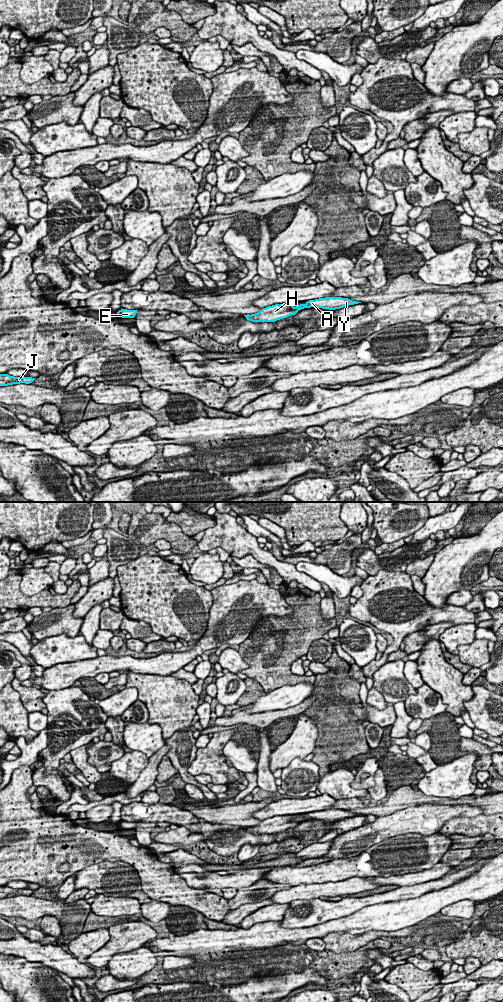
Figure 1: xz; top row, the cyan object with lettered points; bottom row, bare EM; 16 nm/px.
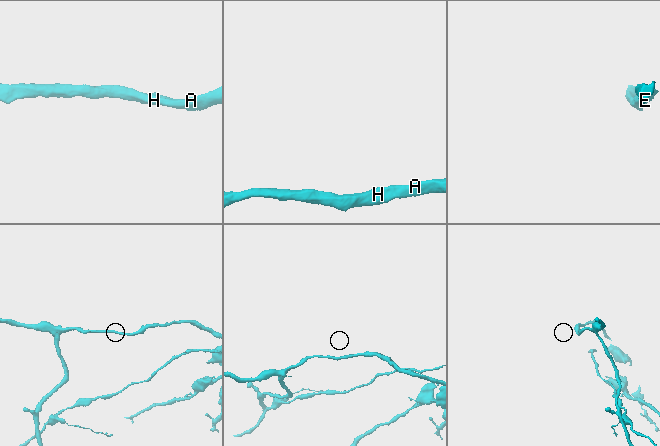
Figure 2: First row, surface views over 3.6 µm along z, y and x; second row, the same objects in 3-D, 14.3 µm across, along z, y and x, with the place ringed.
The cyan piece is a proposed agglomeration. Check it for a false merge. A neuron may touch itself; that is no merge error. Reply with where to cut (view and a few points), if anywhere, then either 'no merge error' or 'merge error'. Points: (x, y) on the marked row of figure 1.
cut none; no merge error

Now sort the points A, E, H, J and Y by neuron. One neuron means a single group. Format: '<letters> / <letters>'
A E H J Y

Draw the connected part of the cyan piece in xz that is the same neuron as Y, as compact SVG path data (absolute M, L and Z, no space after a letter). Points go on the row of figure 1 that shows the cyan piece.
M325 297L315 300L309 300L305 304L296 307L292 303L275 304L261 309L258 313L244 315L247 320L252 322L275 322L280 319L295 315L299 310L304 308L316 307L329 310L340 309L345 306L358 304L361 302L352 301L342 297Z

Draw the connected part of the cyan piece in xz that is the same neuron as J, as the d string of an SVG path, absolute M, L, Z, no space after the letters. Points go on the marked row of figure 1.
M0 374L0 386L8 386L13 384L30 384L35 380L32 377L14 377L8 374Z

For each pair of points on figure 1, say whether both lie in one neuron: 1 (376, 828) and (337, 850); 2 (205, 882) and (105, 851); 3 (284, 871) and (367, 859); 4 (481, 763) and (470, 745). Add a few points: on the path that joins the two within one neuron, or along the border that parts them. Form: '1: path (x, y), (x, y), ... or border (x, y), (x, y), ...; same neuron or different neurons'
1: path (366, 834), (359, 840), (347, 845); same neuron
2: border (175, 872), (190, 887), (195, 888); different neurons
3: path (305, 874), (317, 874), (346, 868); same neuron
4: path (481, 758), (481, 754), (475, 748); same neuron

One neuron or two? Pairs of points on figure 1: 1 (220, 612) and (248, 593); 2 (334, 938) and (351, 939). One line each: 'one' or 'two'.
1: one
2: one

